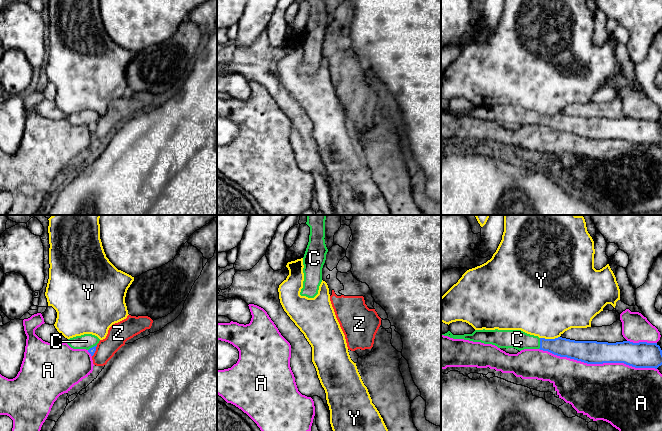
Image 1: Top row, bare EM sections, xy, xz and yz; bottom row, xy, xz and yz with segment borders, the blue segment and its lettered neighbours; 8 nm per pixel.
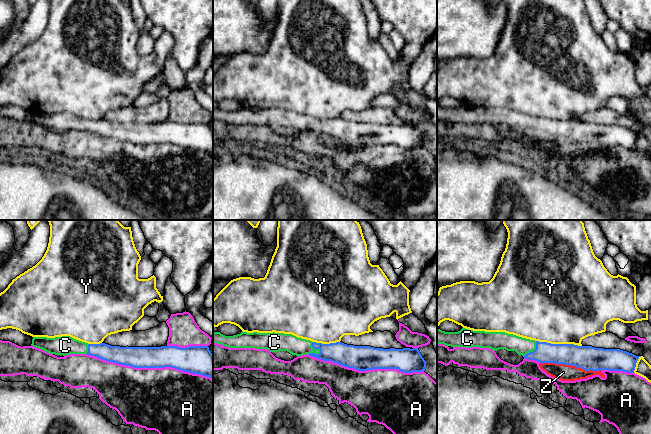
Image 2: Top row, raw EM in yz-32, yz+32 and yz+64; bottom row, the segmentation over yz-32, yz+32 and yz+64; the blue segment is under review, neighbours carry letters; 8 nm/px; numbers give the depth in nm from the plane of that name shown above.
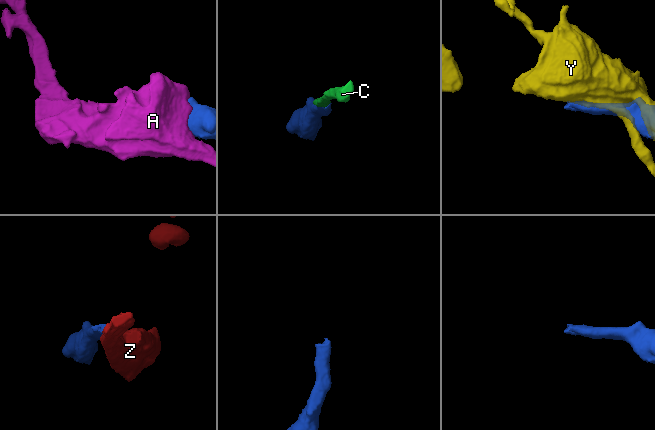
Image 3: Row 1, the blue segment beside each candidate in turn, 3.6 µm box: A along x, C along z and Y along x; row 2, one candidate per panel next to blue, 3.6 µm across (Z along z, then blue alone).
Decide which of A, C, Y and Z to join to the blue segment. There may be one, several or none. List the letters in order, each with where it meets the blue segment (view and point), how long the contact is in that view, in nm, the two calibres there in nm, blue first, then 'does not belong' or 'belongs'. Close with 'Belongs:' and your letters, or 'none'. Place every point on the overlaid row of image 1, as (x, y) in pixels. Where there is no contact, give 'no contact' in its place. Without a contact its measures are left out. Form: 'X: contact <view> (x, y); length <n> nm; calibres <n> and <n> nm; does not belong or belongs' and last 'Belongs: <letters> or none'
A: contact yz (598, 363); length 950 nm; calibres 190 and 460 nm; does not belong
C: contact yz (540, 343); length 90 nm; calibres 150 and 150 nm; belongs
Y: contact yz (549, 339); length 160 nm; calibres 160 and 480 nm; does not belong
Z: contact xy (94, 351); length 100 nm; calibres 50 and 170 nm; does not belong
Belongs: C

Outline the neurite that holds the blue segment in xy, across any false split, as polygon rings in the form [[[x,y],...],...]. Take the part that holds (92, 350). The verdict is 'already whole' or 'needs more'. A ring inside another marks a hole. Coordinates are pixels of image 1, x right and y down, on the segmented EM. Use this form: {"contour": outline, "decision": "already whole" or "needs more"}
{"contour": [[[84,334],[70,338],[66,343],[73,349],[86,349],[93,356],[99,341],[100,339],[95,335]]], "decision": "needs more"}

